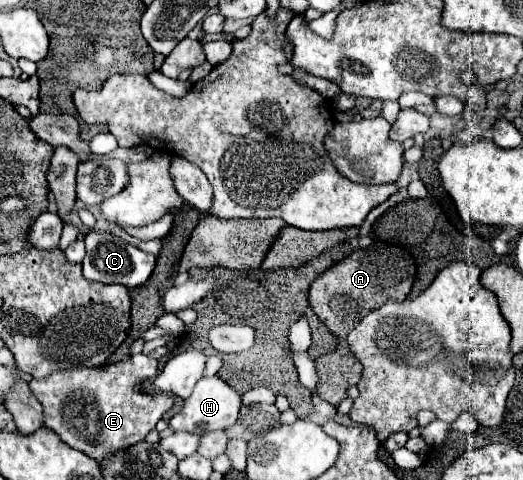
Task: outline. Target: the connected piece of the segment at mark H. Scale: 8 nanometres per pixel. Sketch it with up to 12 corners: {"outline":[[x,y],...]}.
{"outline":[[220,377],[196,383],[170,429],[196,435],[236,423],[242,399]]}

